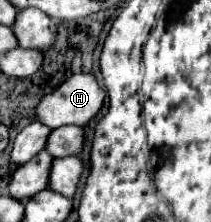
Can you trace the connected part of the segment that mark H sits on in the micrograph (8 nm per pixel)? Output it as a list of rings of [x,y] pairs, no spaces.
[[[75,73],[75,75],[67,77],[57,89],[43,95],[43,99],[39,101],[39,105],[35,109],[37,121],[51,127],[51,129],[57,129],[61,125],[79,125],[79,127],[83,127],[101,109],[103,99],[105,99],[105,93],[101,91],[101,87],[97,85],[97,79],[91,73]]]

